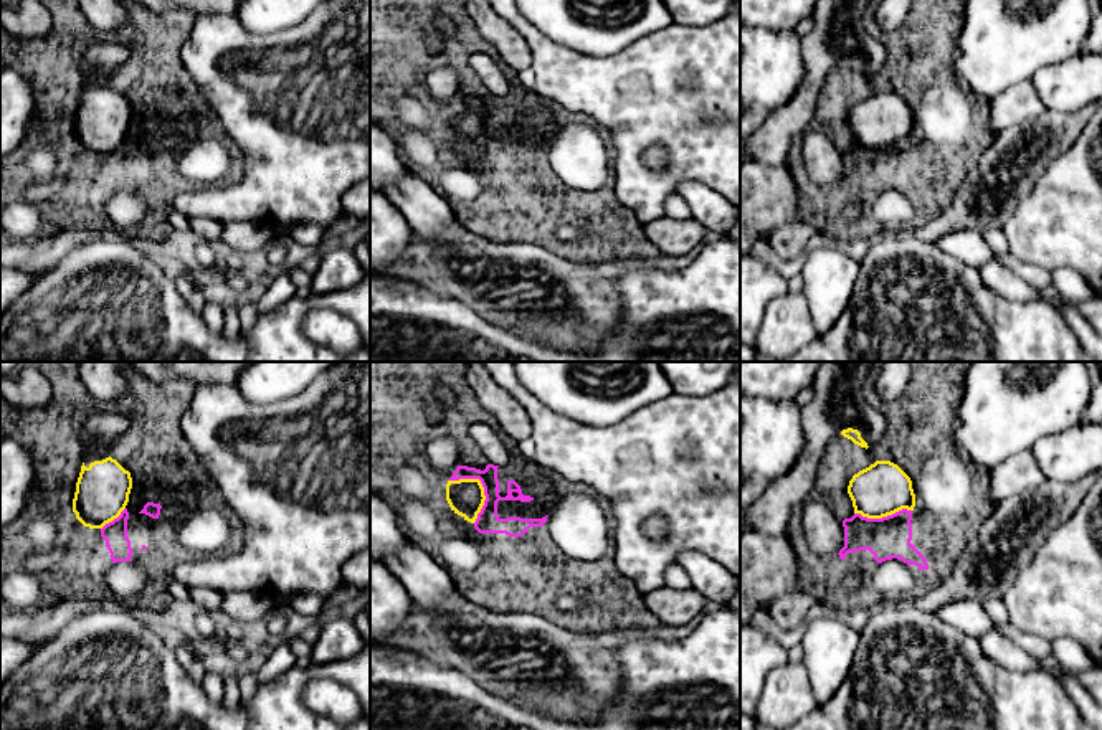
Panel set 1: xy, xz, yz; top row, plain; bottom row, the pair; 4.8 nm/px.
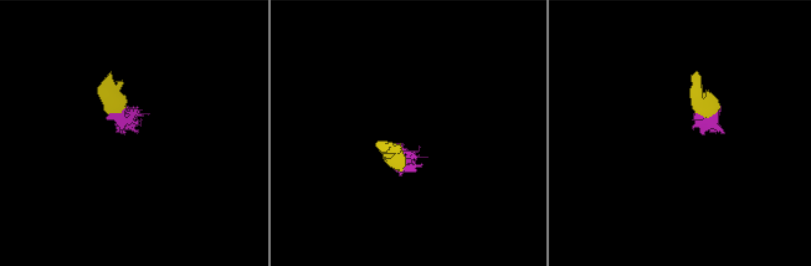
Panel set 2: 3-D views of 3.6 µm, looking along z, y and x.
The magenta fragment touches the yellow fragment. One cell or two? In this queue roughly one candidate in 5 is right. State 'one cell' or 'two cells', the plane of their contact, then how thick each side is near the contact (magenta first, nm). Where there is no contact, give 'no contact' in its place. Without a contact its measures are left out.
two cells | xz | 120/180 nm

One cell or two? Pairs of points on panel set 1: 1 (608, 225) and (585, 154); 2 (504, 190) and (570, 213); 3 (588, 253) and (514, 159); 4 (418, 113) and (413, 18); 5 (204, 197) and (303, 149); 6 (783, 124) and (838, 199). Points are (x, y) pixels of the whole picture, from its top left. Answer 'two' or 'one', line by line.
1: one
2: one
3: one
4: one
5: one
6: two

